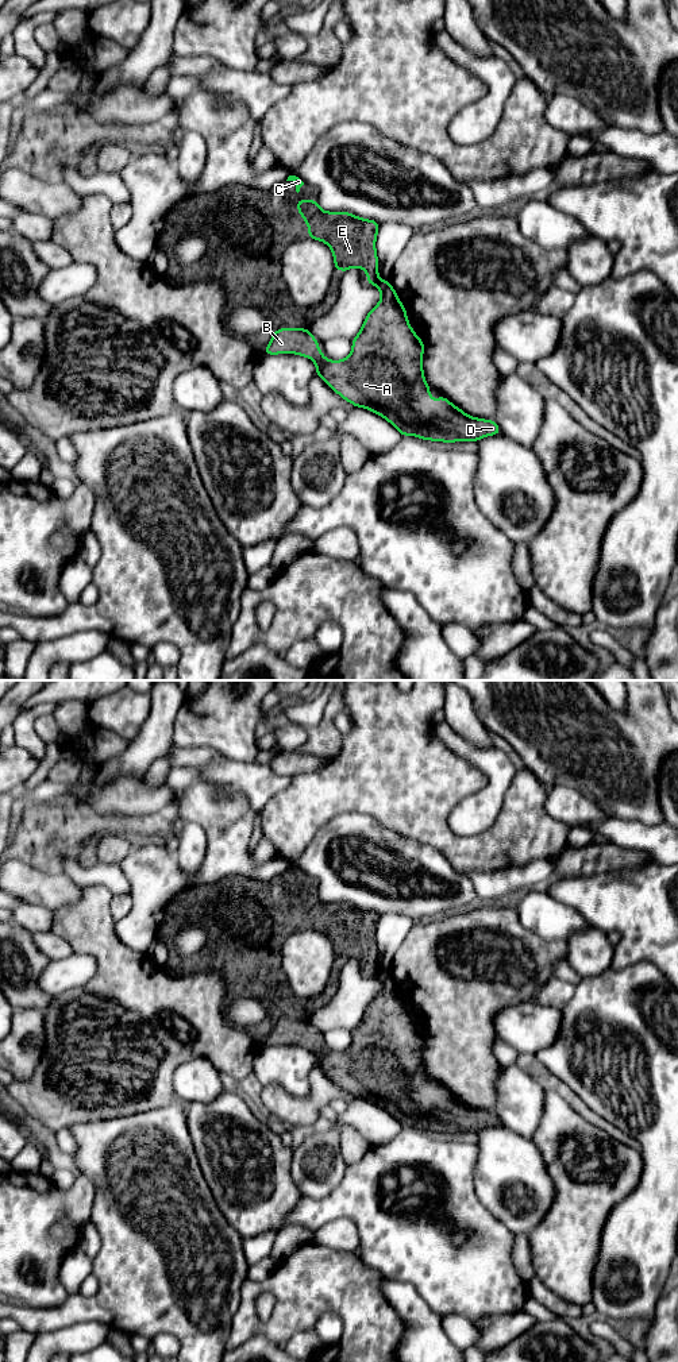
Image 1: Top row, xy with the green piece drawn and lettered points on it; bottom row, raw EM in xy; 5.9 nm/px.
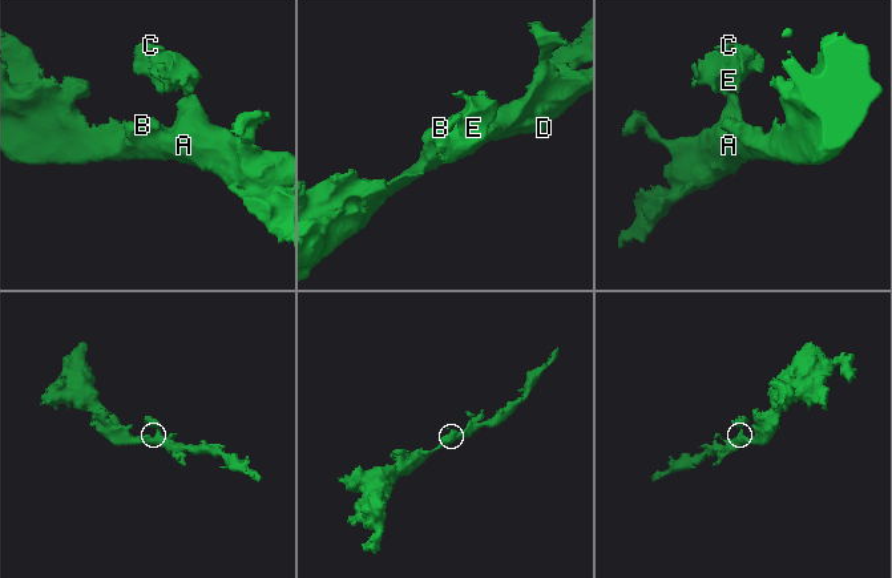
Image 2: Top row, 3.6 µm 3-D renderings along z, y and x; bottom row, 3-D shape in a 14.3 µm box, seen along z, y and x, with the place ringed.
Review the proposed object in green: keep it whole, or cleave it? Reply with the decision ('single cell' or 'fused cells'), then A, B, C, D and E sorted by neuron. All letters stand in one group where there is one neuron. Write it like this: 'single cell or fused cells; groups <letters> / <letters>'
fused cells; groups A B D / C E

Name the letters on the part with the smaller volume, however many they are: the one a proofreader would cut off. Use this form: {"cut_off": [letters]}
{"cut_off": ["C", "E"]}

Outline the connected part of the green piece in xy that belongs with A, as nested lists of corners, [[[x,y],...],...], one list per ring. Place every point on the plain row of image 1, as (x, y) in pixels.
[[[380,971],[377,975],[381,992],[369,1003],[358,1026],[353,1030],[350,1046],[343,1052],[328,1052],[321,1043],[312,1023],[307,1019],[280,1019],[274,1022],[265,1046],[297,1045],[316,1056],[319,1066],[335,1084],[355,1096],[366,1099],[388,1111],[402,1127],[416,1127],[432,1133],[477,1133],[501,1124],[494,1111],[467,1107],[446,1088],[432,1092],[429,1077],[421,1057],[424,1033],[417,1029],[407,1010],[392,975]]]

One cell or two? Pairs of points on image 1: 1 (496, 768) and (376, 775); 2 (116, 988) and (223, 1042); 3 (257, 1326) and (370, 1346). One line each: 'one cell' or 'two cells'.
1: two cells
2: one cell
3: one cell

